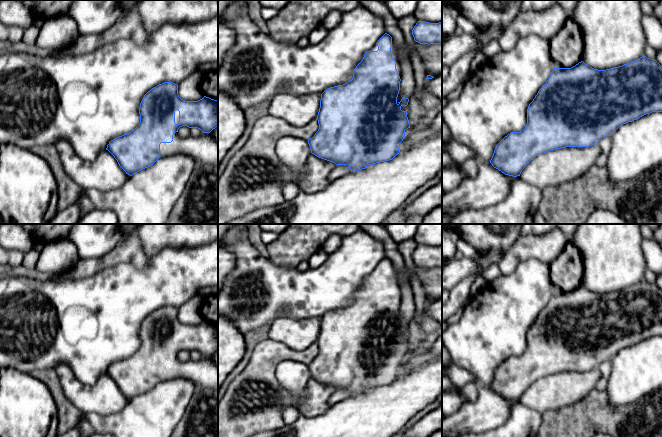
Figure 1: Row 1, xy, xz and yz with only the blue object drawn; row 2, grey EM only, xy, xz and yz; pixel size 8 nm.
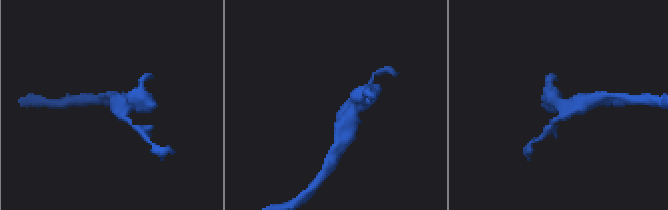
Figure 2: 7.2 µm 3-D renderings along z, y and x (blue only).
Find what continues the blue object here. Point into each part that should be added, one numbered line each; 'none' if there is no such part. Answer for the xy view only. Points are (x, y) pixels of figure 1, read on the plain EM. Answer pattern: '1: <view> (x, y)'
1: xy (204, 373)

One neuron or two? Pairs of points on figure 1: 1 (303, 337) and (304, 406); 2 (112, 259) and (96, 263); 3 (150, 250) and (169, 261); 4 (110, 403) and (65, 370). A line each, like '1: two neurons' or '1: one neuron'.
1: two neurons
2: one neuron
3: two neurons
4: one neuron

